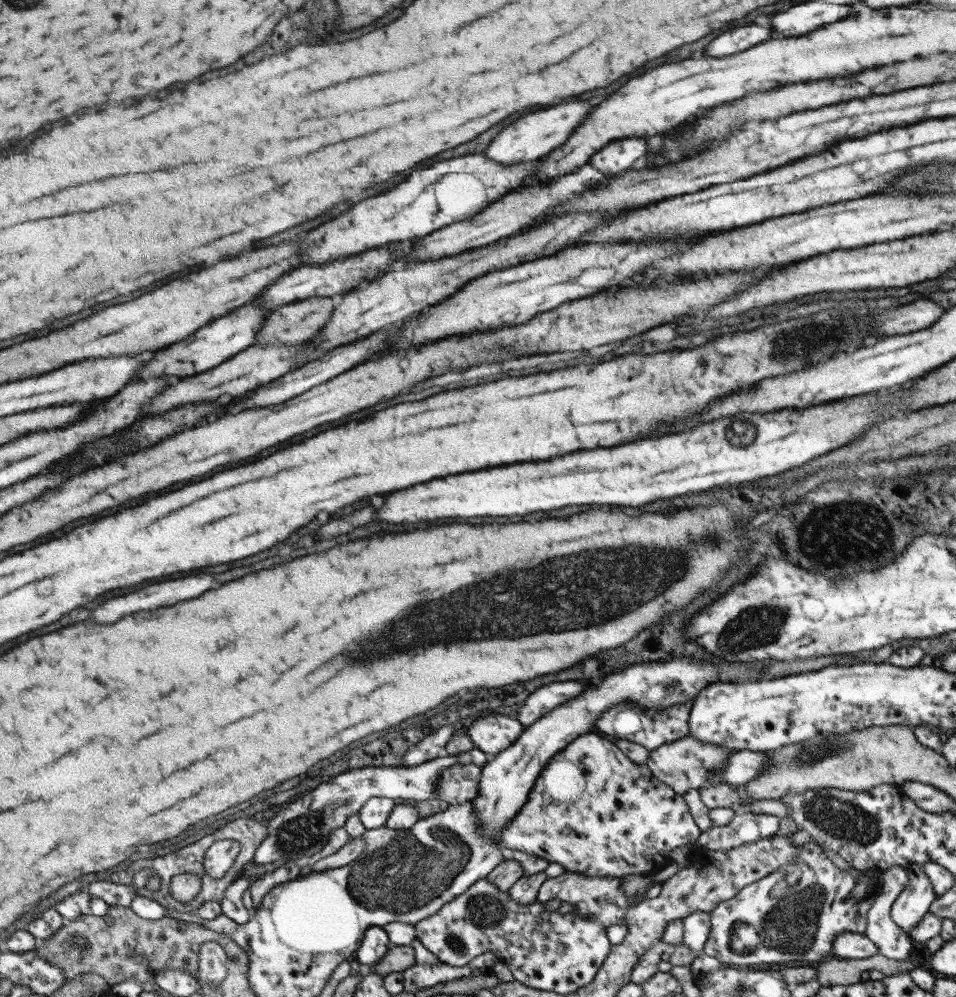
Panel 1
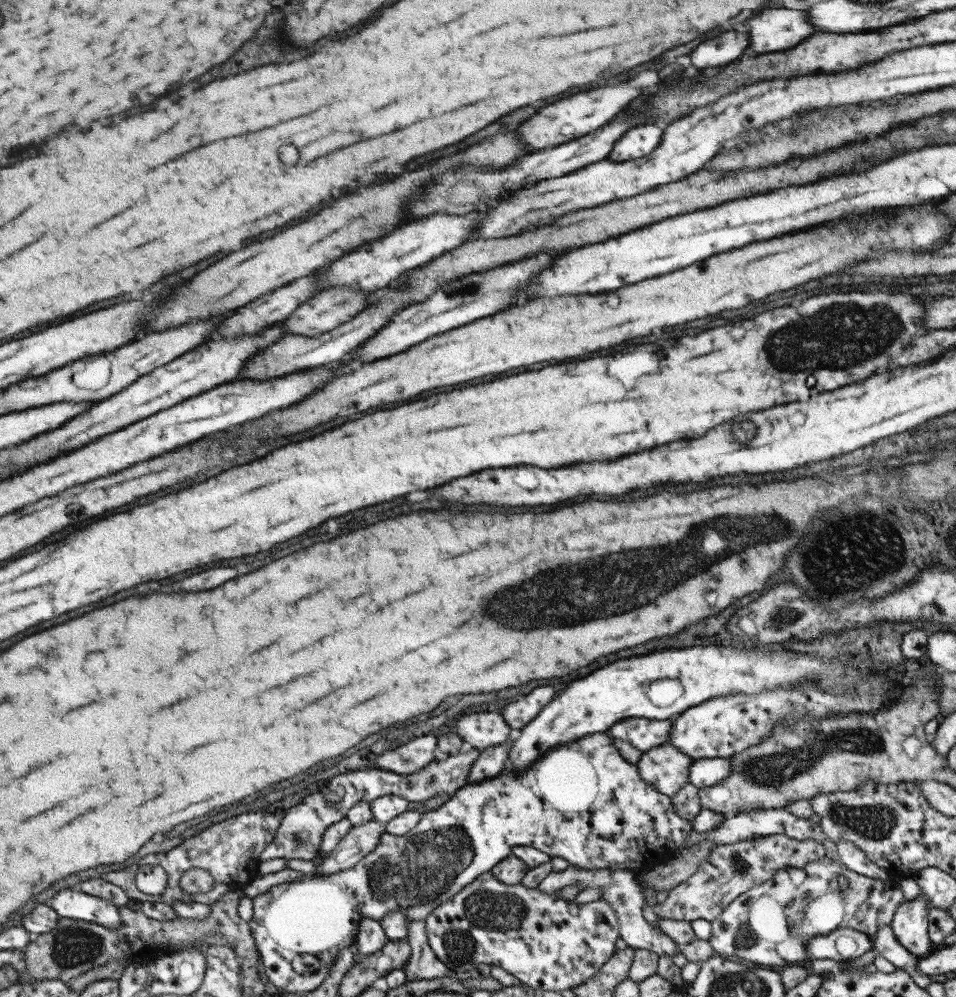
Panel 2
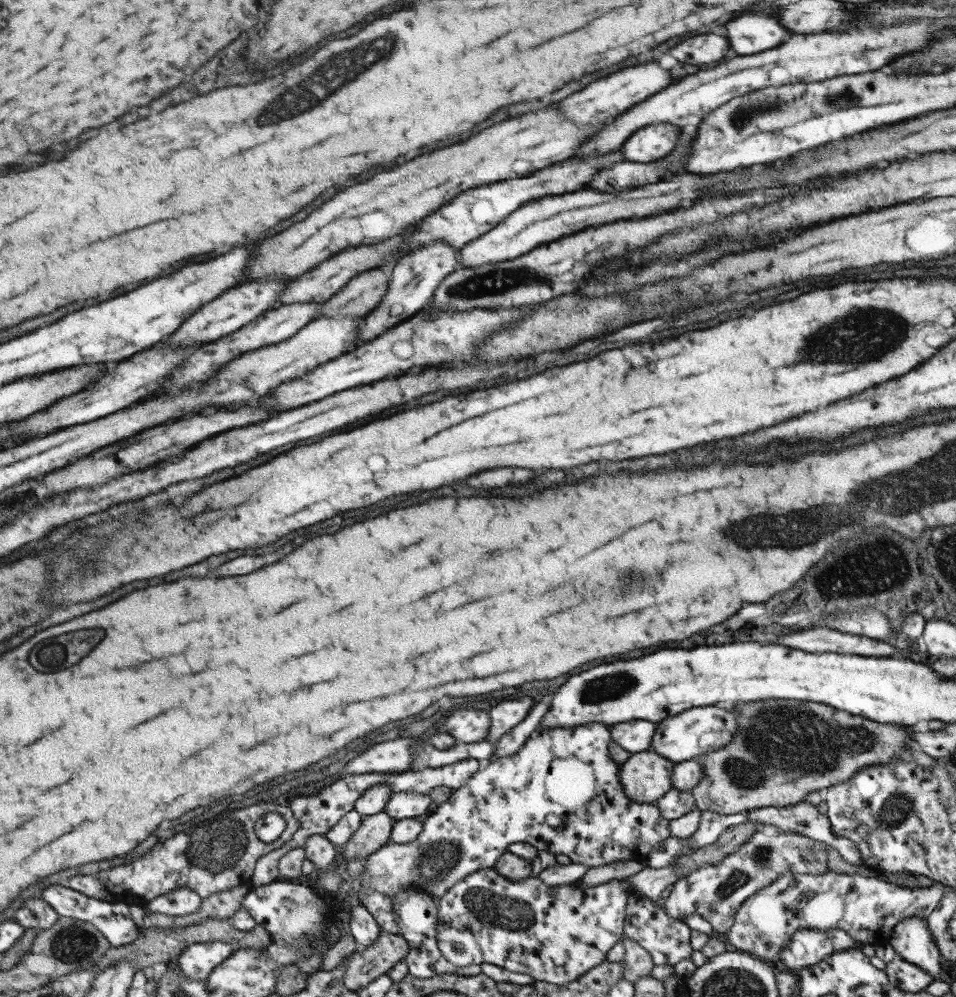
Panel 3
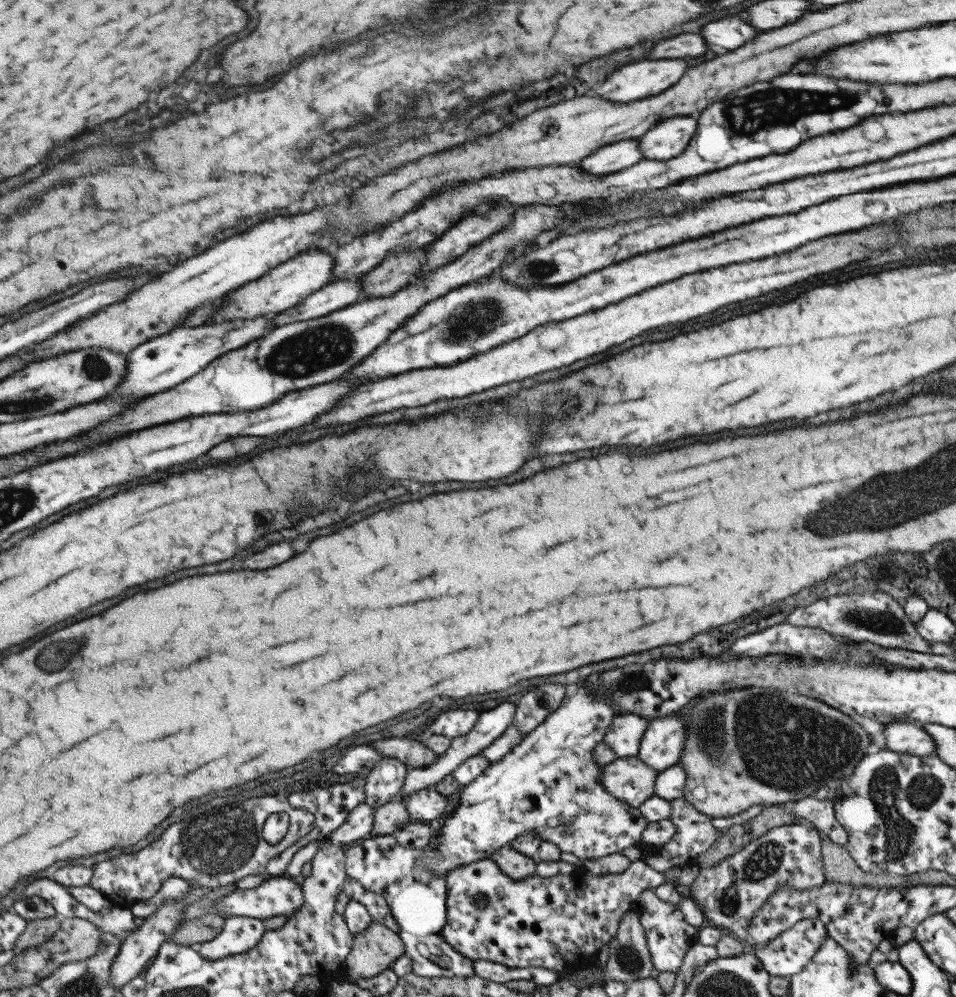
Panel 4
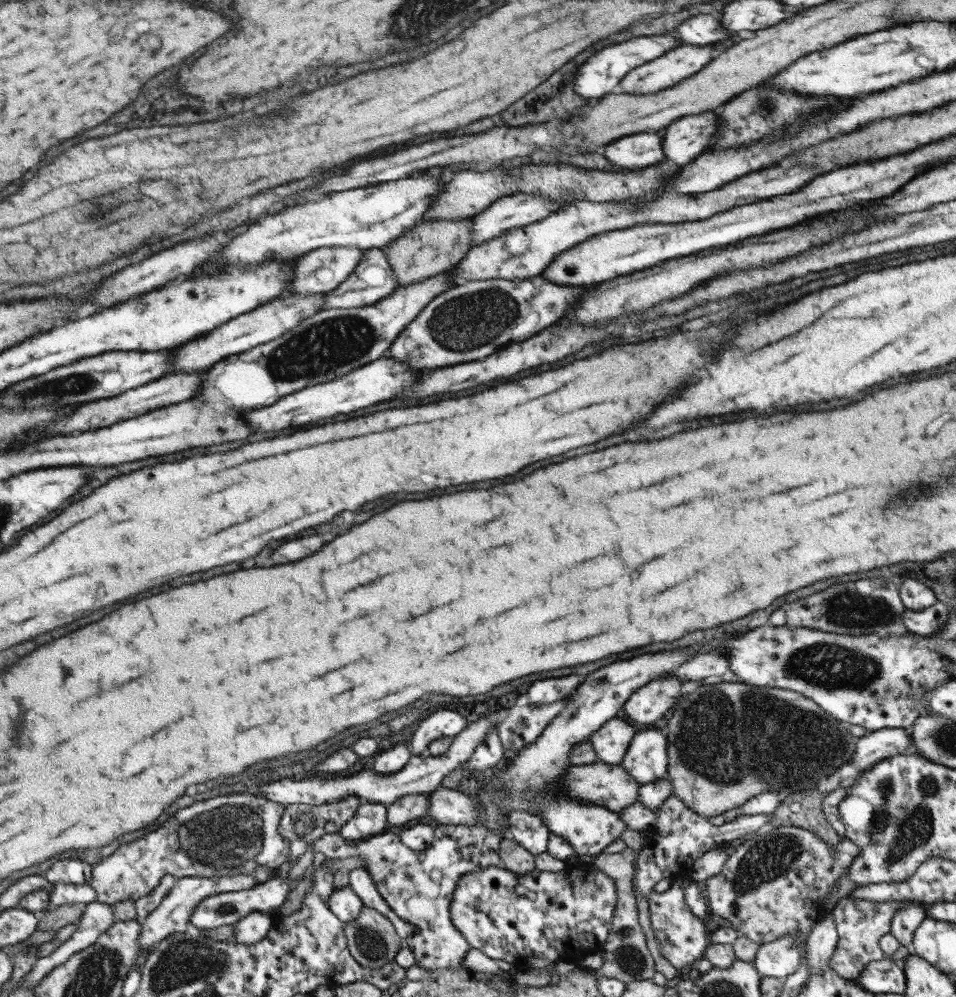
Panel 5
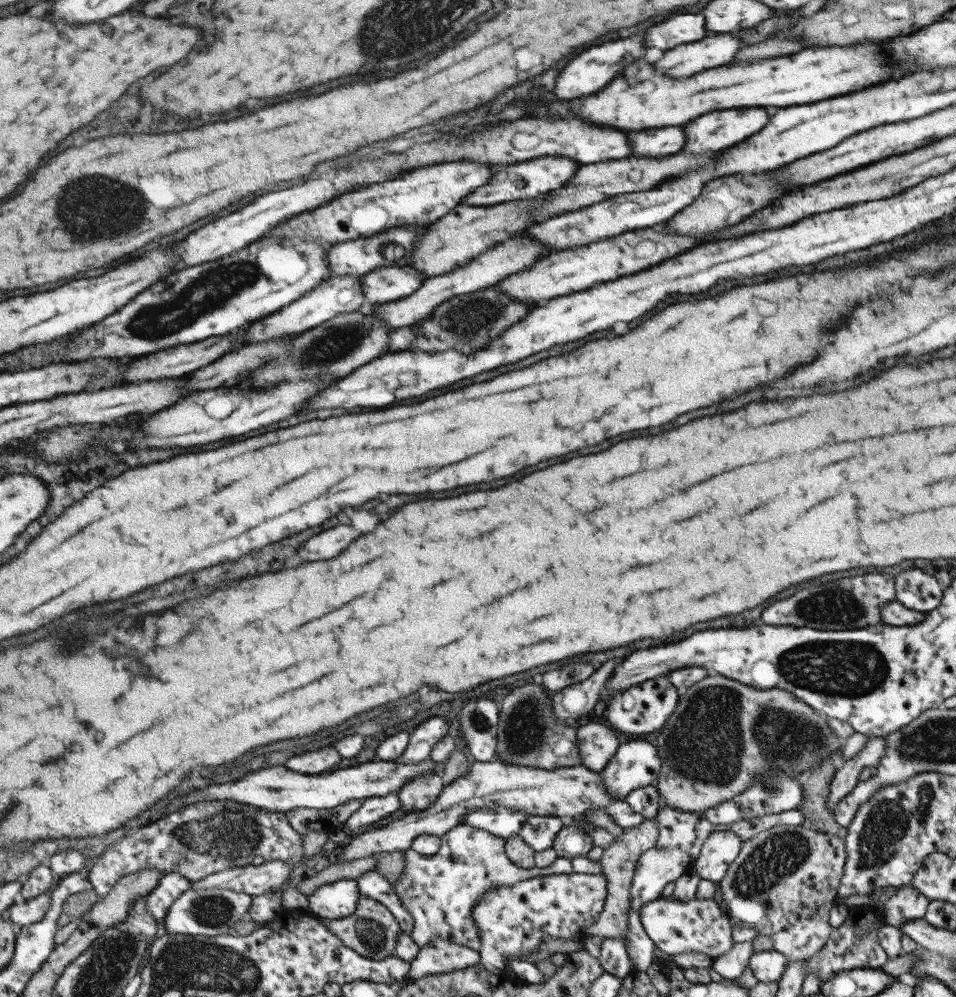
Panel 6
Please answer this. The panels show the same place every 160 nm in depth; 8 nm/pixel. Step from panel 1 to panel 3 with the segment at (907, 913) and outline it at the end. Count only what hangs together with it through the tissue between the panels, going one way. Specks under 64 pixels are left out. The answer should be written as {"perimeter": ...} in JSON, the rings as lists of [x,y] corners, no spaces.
{"perimeter":[[[907,917],[900,920],[892,930],[892,937],[887,942],[892,946],[896,958],[923,970],[932,981],[939,981],[939,949],[931,936],[923,917]]]}

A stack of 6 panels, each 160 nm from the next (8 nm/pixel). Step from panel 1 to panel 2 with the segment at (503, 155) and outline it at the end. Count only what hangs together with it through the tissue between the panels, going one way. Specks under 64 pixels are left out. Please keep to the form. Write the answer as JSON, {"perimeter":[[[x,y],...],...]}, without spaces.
{"perimeter":[[[617,84],[617,86],[593,88],[589,92],[579,92],[573,96],[567,96],[555,104],[541,108],[535,116],[531,116],[527,122],[523,122],[515,130],[517,138],[519,138],[519,142],[524,146],[526,152],[533,153],[579,139],[595,128],[601,128],[603,124],[607,124],[609,118],[613,118],[623,108],[623,104],[627,104],[639,92],[641,92],[639,88],[629,88],[625,84]]]}

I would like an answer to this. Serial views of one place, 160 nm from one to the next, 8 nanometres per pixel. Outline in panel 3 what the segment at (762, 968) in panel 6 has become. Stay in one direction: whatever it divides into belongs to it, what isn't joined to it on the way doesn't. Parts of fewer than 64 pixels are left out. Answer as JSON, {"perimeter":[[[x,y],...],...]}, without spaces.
{"perimeter":[[[799,928],[779,953],[777,969],[797,972],[819,963],[834,952],[856,948],[856,942],[844,930],[829,929],[825,932]]]}

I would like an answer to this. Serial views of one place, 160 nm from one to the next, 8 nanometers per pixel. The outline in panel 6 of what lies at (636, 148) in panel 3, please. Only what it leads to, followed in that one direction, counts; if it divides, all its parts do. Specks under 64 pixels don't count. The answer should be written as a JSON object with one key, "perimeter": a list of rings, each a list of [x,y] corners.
{"perimeter":[[[764,107],[733,108],[701,114],[683,126],[683,132],[685,132],[683,150],[689,154],[703,154],[703,152],[733,147],[735,144],[746,141],[748,136],[762,129],[767,119]]]}

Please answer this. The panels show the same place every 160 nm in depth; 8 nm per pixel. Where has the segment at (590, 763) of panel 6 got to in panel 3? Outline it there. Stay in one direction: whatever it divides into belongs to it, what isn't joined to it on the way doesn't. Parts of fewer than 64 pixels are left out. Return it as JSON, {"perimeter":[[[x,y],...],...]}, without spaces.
{"perimeter":[[[628,720],[610,725],[608,729],[610,740],[632,755],[649,750],[655,727],[656,723],[648,720]]]}

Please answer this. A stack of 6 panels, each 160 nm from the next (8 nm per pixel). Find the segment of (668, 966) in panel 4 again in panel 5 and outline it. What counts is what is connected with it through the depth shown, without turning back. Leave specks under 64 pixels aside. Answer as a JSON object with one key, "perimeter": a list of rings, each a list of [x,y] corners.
{"perimeter":[[[679,883],[671,884],[664,892],[657,893],[652,890],[645,897],[648,902],[650,927],[660,955],[671,964],[672,968],[680,971],[693,968],[703,958],[707,940],[701,919],[693,916],[686,907],[683,900],[683,887]]]}

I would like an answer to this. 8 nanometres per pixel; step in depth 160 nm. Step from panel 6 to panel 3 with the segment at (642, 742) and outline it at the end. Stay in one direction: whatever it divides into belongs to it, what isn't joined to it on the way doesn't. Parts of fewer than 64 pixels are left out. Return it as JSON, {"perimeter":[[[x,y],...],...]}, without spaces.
{"perimeter":[[[716,706],[688,708],[656,723],[649,751],[656,752],[675,764],[726,746],[734,737],[736,730],[738,730],[738,722],[730,709]]]}

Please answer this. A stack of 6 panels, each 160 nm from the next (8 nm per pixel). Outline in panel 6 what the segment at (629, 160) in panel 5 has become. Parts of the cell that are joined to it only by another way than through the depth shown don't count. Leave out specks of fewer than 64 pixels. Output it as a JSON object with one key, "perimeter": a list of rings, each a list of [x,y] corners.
{"perimeter":[[[655,128],[643,132],[627,132],[627,140],[631,142],[631,156],[647,158],[663,158],[675,154],[685,144],[681,128]]]}

